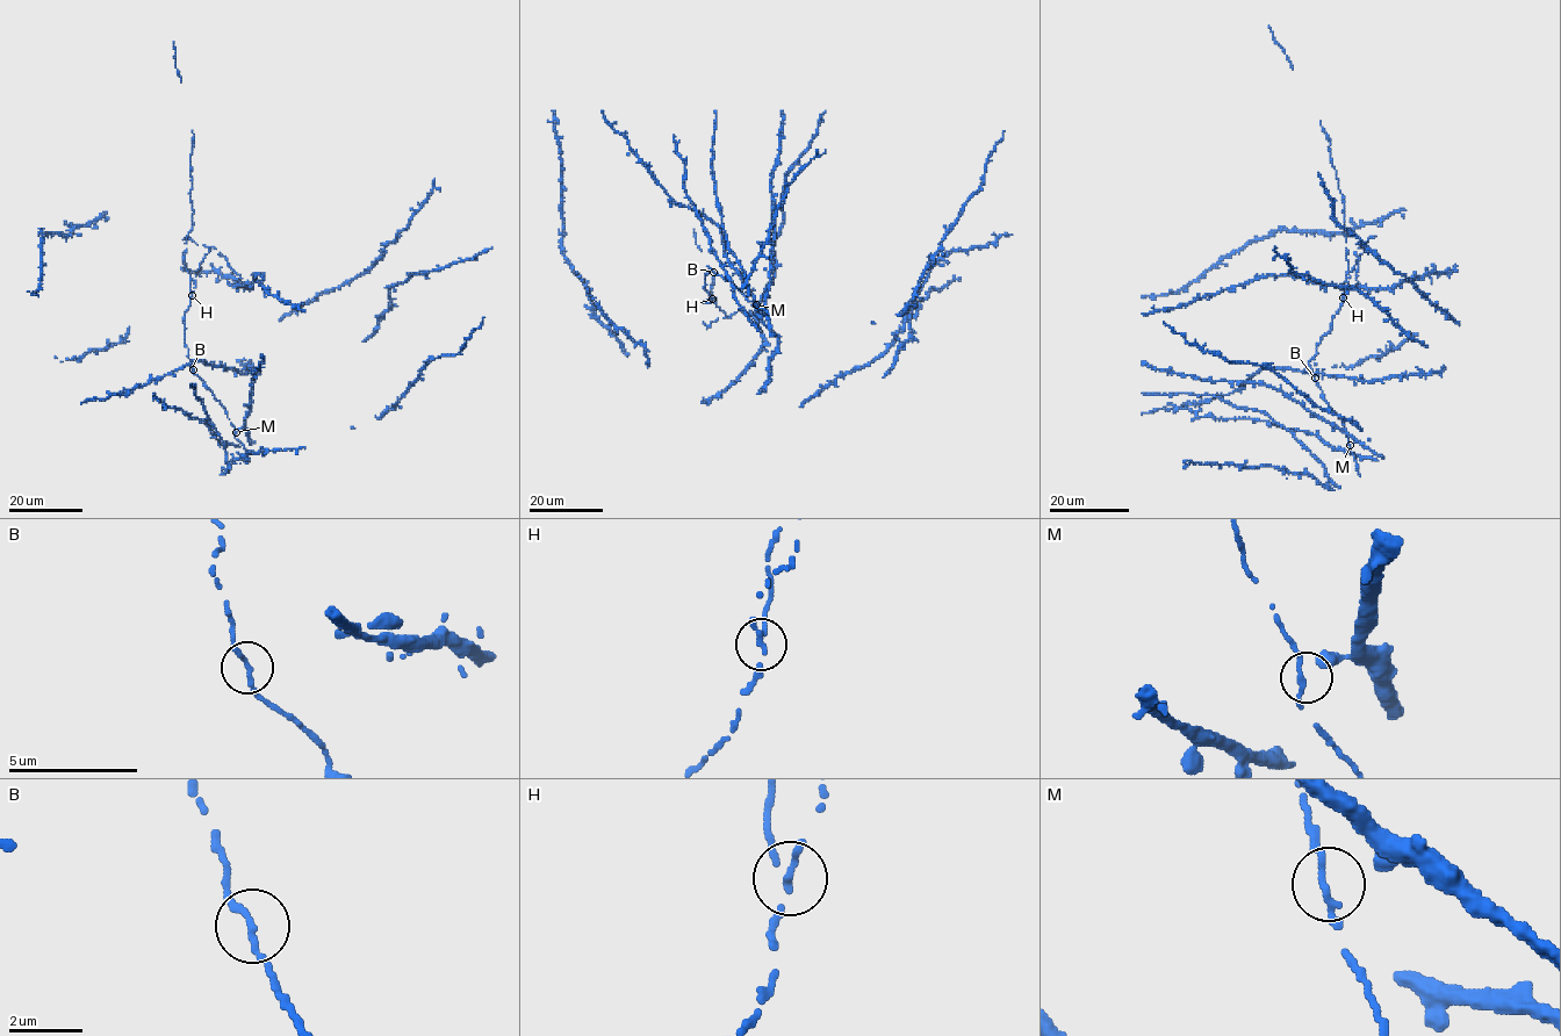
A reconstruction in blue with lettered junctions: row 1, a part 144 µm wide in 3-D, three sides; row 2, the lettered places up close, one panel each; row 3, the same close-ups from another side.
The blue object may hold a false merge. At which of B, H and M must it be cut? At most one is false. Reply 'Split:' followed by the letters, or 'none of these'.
Split: H

